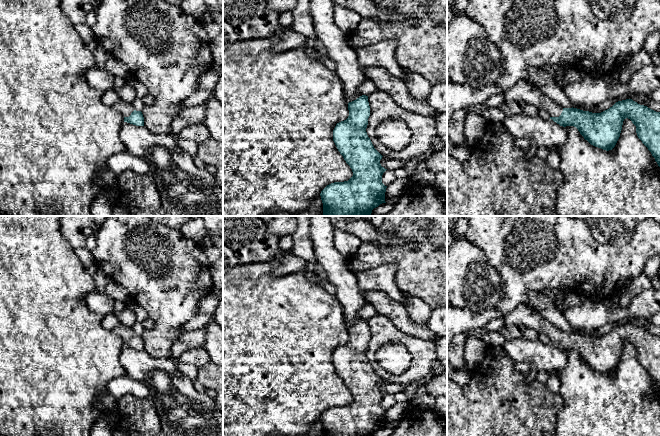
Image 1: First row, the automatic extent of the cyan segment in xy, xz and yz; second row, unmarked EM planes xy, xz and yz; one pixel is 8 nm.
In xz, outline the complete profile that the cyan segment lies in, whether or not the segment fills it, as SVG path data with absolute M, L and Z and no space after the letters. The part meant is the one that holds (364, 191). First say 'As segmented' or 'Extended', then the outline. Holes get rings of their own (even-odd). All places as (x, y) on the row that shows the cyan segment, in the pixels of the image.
As segmented. M362 95L356 100L349 102L348 110L348 118L337 123L333 130L333 141L346 163L352 169L353 176L348 181L331 183L321 191L323 216L371 216L374 208L382 203L386 203L385 192L387 186L382 183L382 175L387 169L381 166L380 160L383 156L374 148L366 132L370 116L368 96Z

